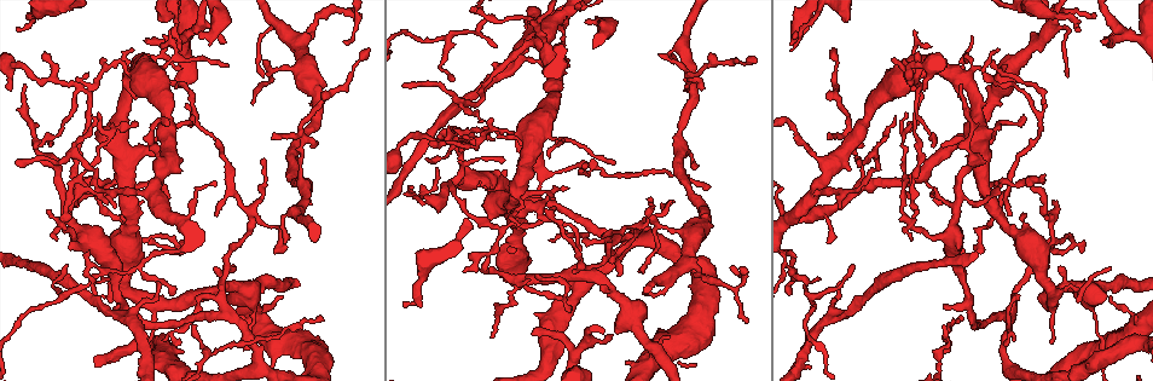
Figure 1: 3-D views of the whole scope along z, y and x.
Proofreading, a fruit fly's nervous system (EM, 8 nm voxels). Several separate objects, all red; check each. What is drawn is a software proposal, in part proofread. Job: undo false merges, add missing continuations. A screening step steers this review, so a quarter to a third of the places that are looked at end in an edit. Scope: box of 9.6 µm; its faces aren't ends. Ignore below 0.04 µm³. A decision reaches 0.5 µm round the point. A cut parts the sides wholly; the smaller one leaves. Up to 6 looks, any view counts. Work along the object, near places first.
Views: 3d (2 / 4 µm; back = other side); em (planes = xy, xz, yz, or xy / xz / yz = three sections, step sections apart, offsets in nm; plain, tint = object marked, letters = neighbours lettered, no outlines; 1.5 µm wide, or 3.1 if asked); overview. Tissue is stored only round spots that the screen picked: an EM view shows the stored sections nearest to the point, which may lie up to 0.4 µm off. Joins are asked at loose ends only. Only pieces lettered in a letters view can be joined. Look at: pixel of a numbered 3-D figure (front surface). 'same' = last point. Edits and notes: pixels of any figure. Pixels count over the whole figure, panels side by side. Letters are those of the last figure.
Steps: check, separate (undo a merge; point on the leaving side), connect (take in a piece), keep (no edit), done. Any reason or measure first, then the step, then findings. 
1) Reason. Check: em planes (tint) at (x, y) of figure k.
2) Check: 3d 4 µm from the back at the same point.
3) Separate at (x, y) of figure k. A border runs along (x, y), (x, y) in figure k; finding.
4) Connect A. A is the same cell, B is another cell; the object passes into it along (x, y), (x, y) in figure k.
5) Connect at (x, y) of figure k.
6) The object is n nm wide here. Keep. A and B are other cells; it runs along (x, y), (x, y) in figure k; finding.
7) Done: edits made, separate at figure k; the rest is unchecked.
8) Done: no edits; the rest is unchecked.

An open end. Check: em yz step 4 (letters) at (586, 244) of figure 1.

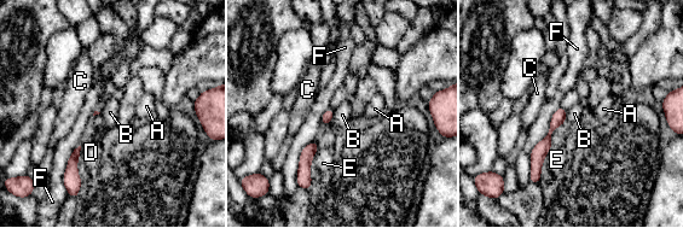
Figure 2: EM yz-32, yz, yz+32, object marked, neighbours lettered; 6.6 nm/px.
Keep. A, B, C, D, E and F are other cells; it runs along (561, 111), (538, 152), (538, 168) in figure 2; no lettered piece goes on from it.

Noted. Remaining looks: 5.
Branch stops here. Check: 3d 2 µm at (137, 126) of figure 1.

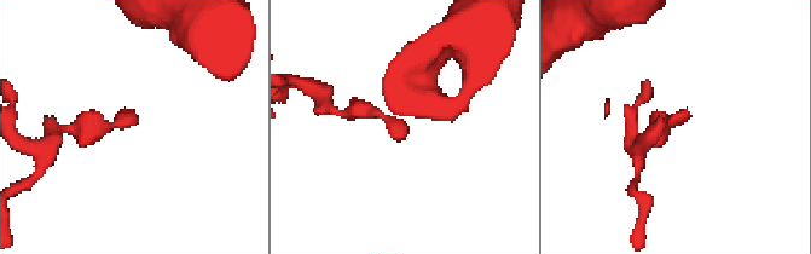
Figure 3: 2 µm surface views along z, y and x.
Need the tissue. Check: em yz step 4 (letters) at (680, 118) of figure 3.

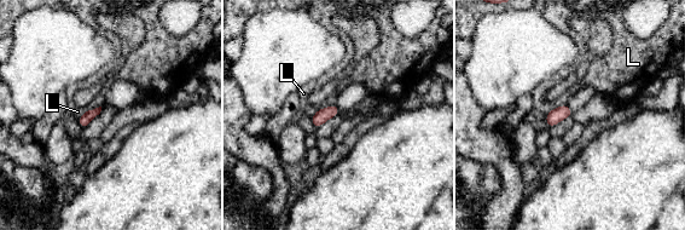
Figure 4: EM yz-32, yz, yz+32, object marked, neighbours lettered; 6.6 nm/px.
Keep. L is another cell; none of them fits.

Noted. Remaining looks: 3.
Branch stops here. Check: 3d 2 µm at (23, 84) of figure 1.

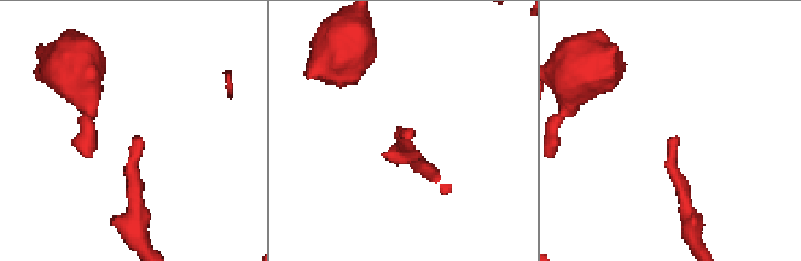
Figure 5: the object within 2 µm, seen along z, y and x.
Shape alone is not enough. Check: em planes (letters) at (414, 132) of figure 5.

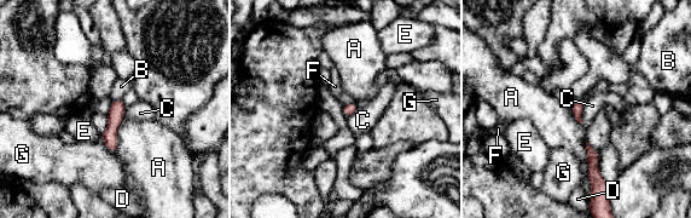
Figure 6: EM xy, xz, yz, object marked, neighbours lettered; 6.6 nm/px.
Keep. A, B, C, D, E, F and G are other cells; it runs along (120, 103), (112, 125), (112, 148) in figure 6; no lettered piece goes on from it.

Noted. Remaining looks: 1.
Done: no edits; the rest is unchecked.

